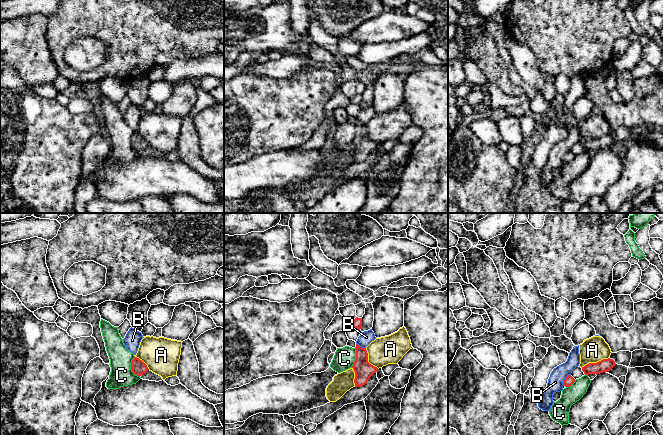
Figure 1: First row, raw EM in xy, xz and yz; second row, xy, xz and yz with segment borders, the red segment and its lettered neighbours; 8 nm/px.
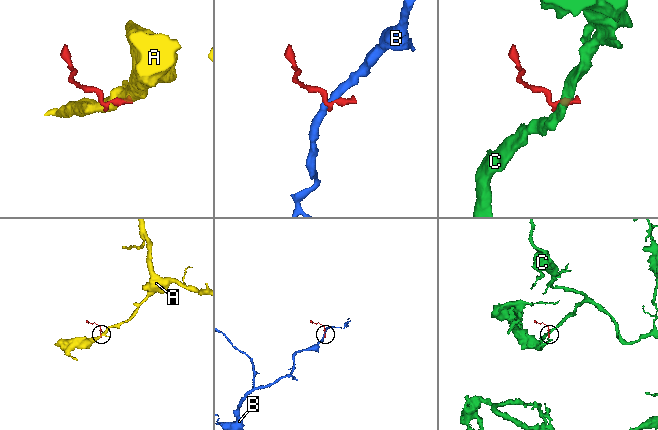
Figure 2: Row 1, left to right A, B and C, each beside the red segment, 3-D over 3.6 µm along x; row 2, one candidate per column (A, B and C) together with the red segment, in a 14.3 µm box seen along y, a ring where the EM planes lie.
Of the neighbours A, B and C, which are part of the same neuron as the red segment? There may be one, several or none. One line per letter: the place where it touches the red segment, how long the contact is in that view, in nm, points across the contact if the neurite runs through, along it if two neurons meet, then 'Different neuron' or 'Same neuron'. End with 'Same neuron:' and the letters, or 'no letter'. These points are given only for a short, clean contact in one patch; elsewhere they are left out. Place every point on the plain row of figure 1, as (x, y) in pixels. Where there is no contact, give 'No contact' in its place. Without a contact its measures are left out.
A: Touches red at yz (594, 139). Shared border 240 nm. Boundary: yz (608, 133), (596, 138), (589, 138), (581, 143). Different neuron
B: Touches red at yz (565, 155). Shared border 110 nm. Boundary: yz (570, 150), (563, 157), (563, 161). Different neuron
C: Touches red at xy (131, 143). Shared border 180 nm. Boundary: xy (134, 132), (131, 138), (131, 146), (139, 153). Different neuron
Same neuron: no letter

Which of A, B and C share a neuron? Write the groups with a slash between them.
A / B / C

